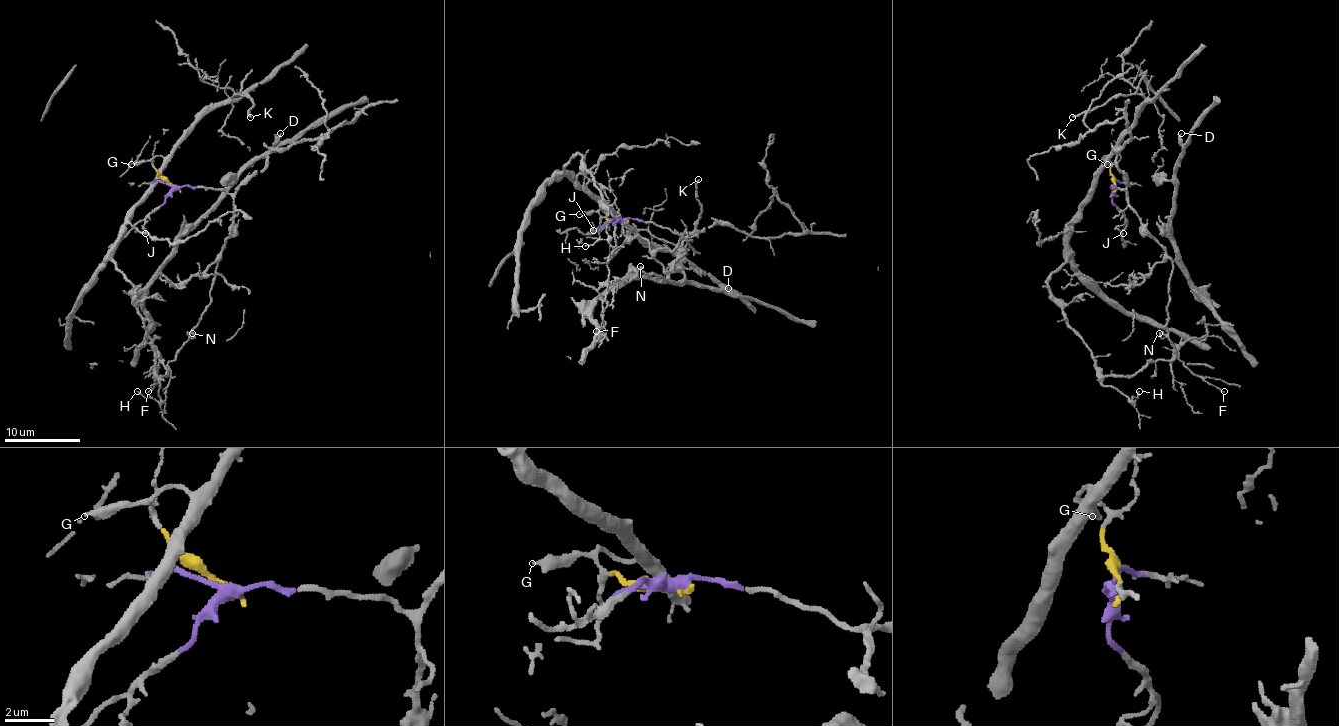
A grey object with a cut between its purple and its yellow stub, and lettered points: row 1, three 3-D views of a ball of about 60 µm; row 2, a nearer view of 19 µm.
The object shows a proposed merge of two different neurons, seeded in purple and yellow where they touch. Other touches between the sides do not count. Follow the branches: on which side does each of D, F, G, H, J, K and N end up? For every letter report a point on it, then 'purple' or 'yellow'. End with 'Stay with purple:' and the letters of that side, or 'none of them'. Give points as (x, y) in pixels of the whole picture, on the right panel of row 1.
D: (1181, 133) | yellow
F: (1224, 391) | yellow
G: (1107, 164) | yellow
H: (1139, 391) | yellow
J: (1123, 233) | purple
K: (1072, 117) | yellow
N: (1159, 333) | purple
Stay with purple: J, N

